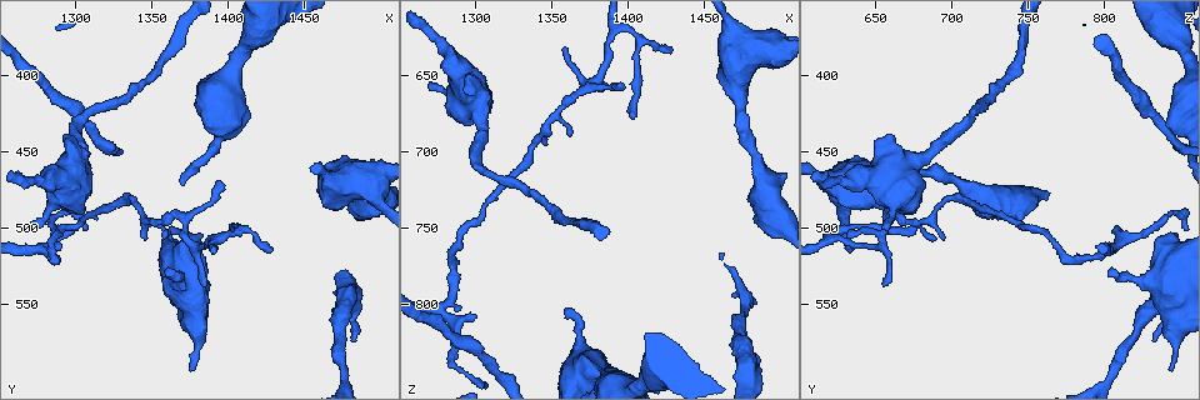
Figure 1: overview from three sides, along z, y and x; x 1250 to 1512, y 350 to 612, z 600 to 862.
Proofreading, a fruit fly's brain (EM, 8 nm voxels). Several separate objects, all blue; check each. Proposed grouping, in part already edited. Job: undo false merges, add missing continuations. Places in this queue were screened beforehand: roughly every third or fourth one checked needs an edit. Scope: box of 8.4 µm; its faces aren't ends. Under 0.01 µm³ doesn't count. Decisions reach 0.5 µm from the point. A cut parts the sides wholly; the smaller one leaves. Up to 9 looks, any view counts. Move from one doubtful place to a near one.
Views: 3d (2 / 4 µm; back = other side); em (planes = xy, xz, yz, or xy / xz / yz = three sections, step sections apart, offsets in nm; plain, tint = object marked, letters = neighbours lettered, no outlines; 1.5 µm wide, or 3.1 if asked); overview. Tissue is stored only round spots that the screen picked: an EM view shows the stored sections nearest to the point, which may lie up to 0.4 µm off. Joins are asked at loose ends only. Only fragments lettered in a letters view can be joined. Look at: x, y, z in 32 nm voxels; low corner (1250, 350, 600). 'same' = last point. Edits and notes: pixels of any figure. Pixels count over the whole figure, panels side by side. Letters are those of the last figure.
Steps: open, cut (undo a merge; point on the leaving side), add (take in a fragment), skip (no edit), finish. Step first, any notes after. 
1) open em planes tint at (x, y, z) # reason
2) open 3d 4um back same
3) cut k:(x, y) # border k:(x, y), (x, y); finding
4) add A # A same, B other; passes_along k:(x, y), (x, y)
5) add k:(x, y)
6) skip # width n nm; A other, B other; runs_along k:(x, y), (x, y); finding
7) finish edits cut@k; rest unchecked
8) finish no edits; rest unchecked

open 3d 2um back at (1286, 494, 840) # sharp bend

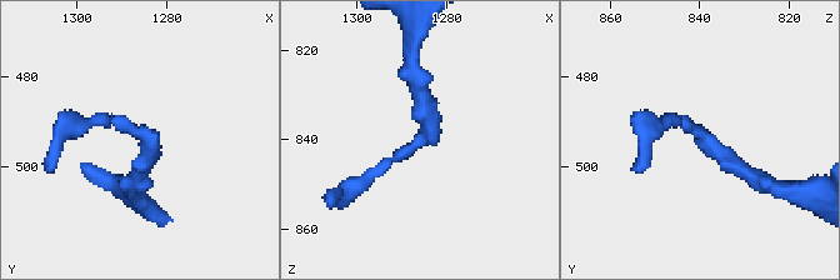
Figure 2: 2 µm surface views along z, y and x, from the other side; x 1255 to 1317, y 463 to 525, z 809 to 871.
open em xz step 4 tint at (1285, 493, 840)

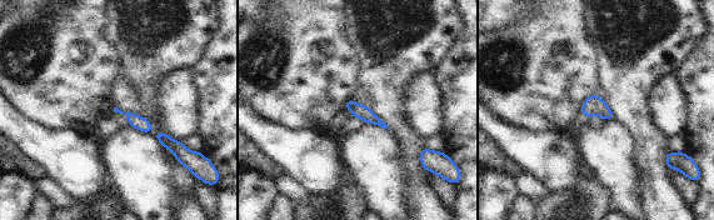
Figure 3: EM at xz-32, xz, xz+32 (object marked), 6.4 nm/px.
open em xy step 4 letters same # cut it another way

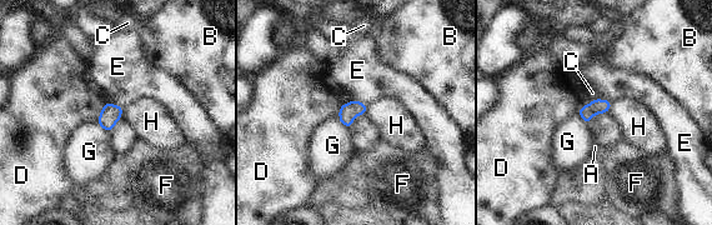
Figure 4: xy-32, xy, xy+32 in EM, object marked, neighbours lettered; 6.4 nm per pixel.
skip # width 100 nm; A other, B other, C other, D other, E other, F other, G other, H other; border 4:(364, 114), (350, 126), (337, 118); continuous, no second neuron

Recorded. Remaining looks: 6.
open em planes letters at (1376, 594, 842) # an open end

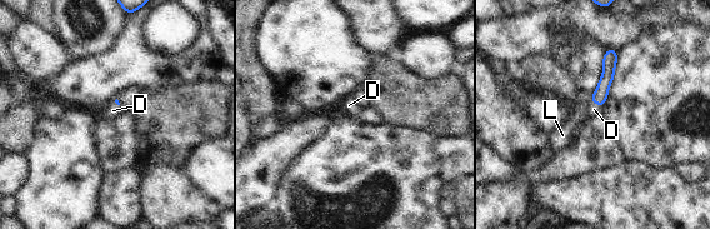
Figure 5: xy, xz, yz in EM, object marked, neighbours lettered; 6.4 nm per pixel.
add D # D same, L other; the neuron continues

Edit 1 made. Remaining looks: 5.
open overview # see it whole again

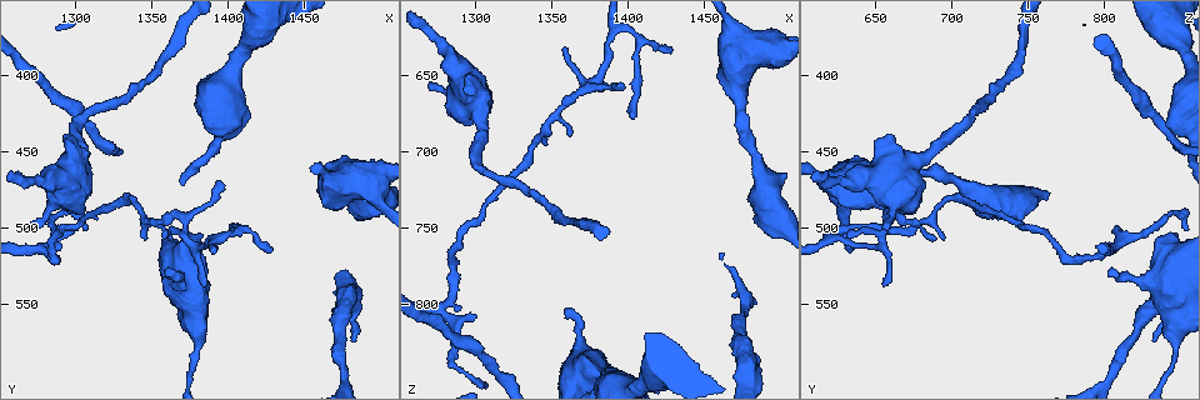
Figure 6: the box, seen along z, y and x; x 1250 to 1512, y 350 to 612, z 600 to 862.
open 3d 4um at (1382, 504, 850) # free end

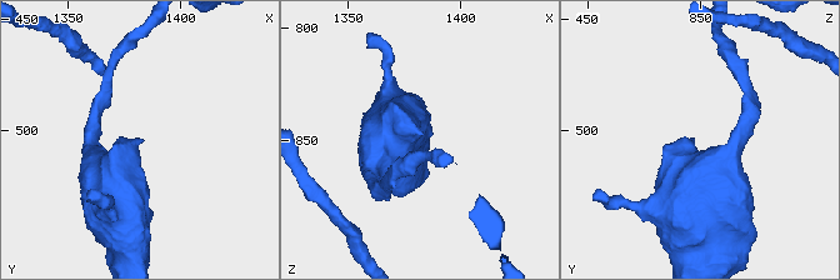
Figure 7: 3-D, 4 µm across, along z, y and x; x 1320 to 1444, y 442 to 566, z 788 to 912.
open em xy step 4 letters at (1382, 503, 848)

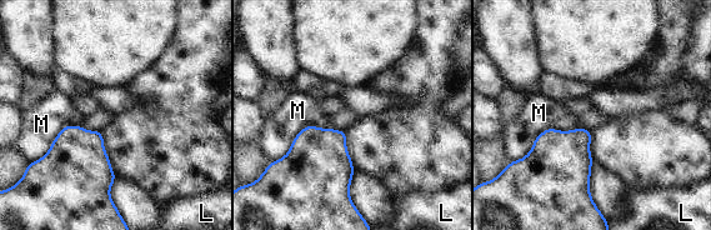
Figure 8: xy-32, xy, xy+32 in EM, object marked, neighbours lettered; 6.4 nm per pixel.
open em planes letters same # another direction

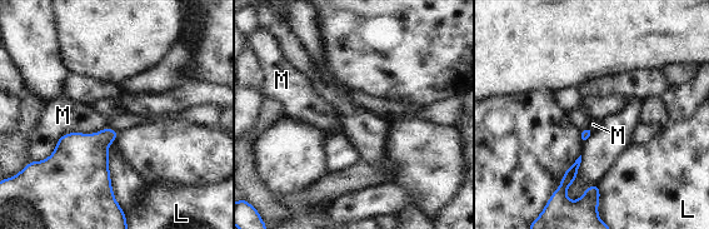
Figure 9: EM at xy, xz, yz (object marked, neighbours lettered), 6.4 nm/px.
skip # L other, M other; border 9:(106, 127), (65, 133), (35, 162); none of them fits

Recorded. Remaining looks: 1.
open em planes letters at (1426, 514, 634) # tapers out

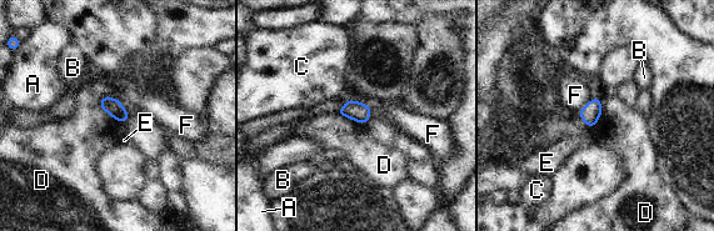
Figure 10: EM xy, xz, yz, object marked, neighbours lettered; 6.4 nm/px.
skip # width 110 nm; A other, B other, C other, D other, E other, F other; border 10:(99, 99), (99, 105), (124, 124); none of them fits

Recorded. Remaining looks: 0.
finish edits add@5; rest unchecked

